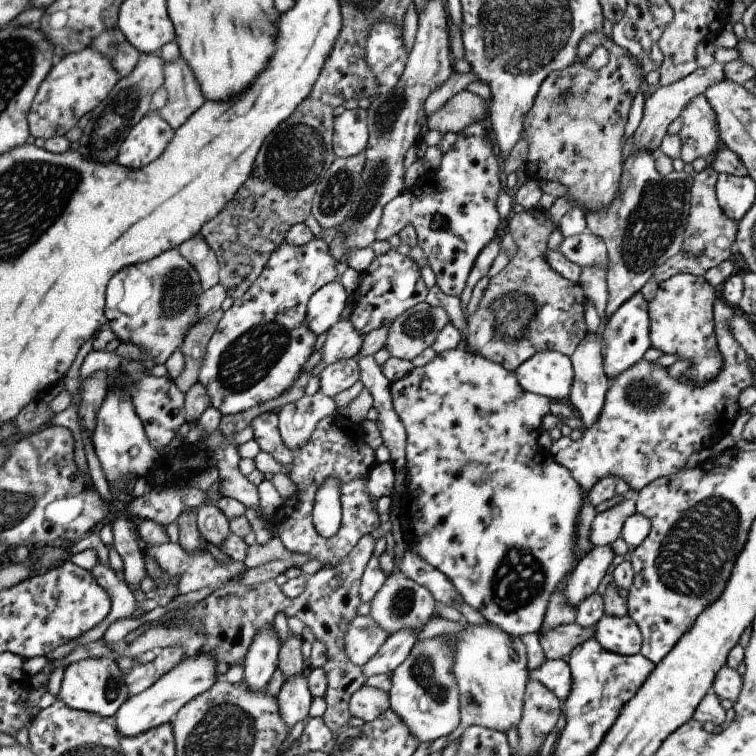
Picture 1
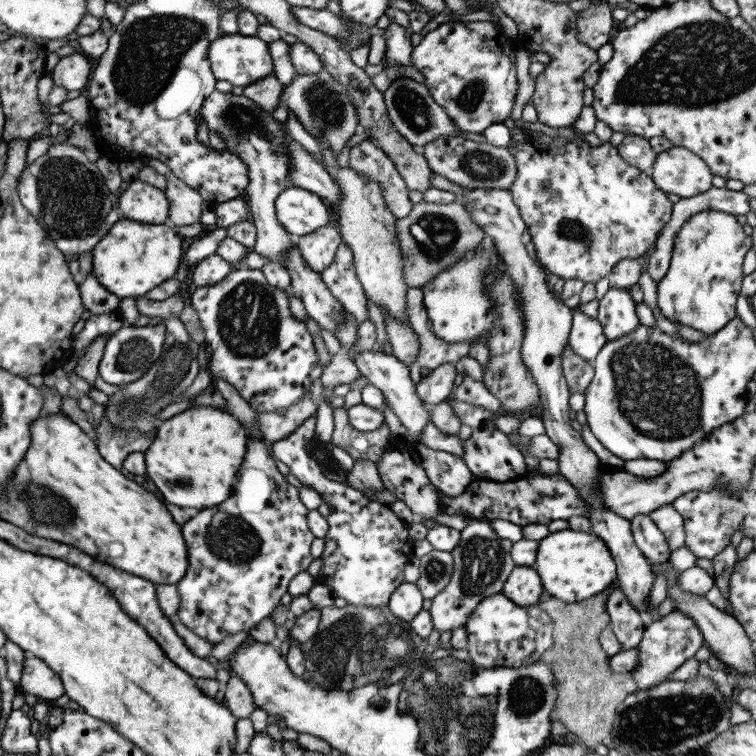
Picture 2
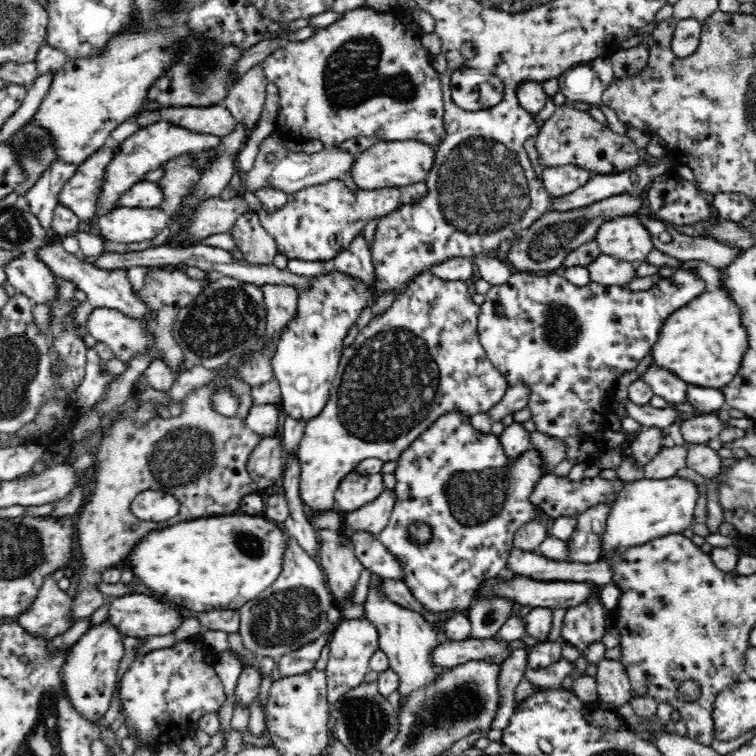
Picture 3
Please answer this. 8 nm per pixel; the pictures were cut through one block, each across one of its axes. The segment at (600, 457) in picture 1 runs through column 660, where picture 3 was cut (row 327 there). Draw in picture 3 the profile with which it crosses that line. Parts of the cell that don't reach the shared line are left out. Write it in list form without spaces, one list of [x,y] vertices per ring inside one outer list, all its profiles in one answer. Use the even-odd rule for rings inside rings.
[[[426,271],[425,273],[419,274],[404,290],[402,290],[400,296],[394,298],[393,305],[389,306],[379,317],[374,317],[369,322],[369,324],[357,334],[354,342],[342,351],[342,356],[337,370],[337,377],[334,378],[332,382],[332,389],[330,390],[330,397],[328,398],[328,402],[326,402],[326,406],[324,406],[322,410],[320,410],[320,414],[312,416],[312,418],[310,418],[308,422],[305,422],[306,426],[304,428],[304,434],[302,434],[302,438],[300,438],[300,444],[298,444],[298,450],[296,452],[297,458],[299,459],[299,465],[301,466],[299,495],[302,499],[302,502],[304,502],[304,506],[308,512],[314,514],[315,512],[319,513],[327,510],[332,511],[332,508],[334,508],[335,492],[338,488],[340,480],[342,480],[342,478],[344,478],[344,476],[346,476],[346,474],[348,474],[350,470],[354,469],[361,460],[374,457],[379,458],[384,462],[397,462],[397,460],[400,458],[400,455],[410,446],[410,444],[412,444],[412,442],[414,442],[414,440],[416,440],[425,430],[428,430],[428,428],[430,428],[430,426],[432,426],[434,422],[436,422],[436,420],[438,420],[438,418],[440,418],[442,415],[448,413],[462,413],[464,415],[474,416],[474,414],[480,414],[480,412],[486,412],[486,410],[490,410],[490,408],[498,404],[500,400],[503,400],[504,394],[507,392],[509,386],[508,383],[506,383],[506,379],[504,379],[504,377],[502,377],[502,375],[500,374],[500,371],[498,371],[498,369],[496,369],[496,367],[494,367],[494,365],[490,363],[490,359],[487,359],[486,351],[479,341],[477,320],[478,305],[476,305],[472,301],[472,295],[468,293],[468,289],[464,281],[442,280],[441,278],[434,276],[434,274],[432,274],[431,272]]]

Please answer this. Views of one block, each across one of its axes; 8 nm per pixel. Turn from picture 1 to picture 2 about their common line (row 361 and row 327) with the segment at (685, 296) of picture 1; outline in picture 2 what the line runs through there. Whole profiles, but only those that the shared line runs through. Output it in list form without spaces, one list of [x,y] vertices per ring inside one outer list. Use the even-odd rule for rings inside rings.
[[[701,210],[689,216],[673,238],[668,270],[656,284],[655,308],[669,322],[689,326],[706,335],[723,328],[735,314],[735,300],[740,294],[745,254],[752,250],[752,240],[743,232],[735,215],[717,210]]]

